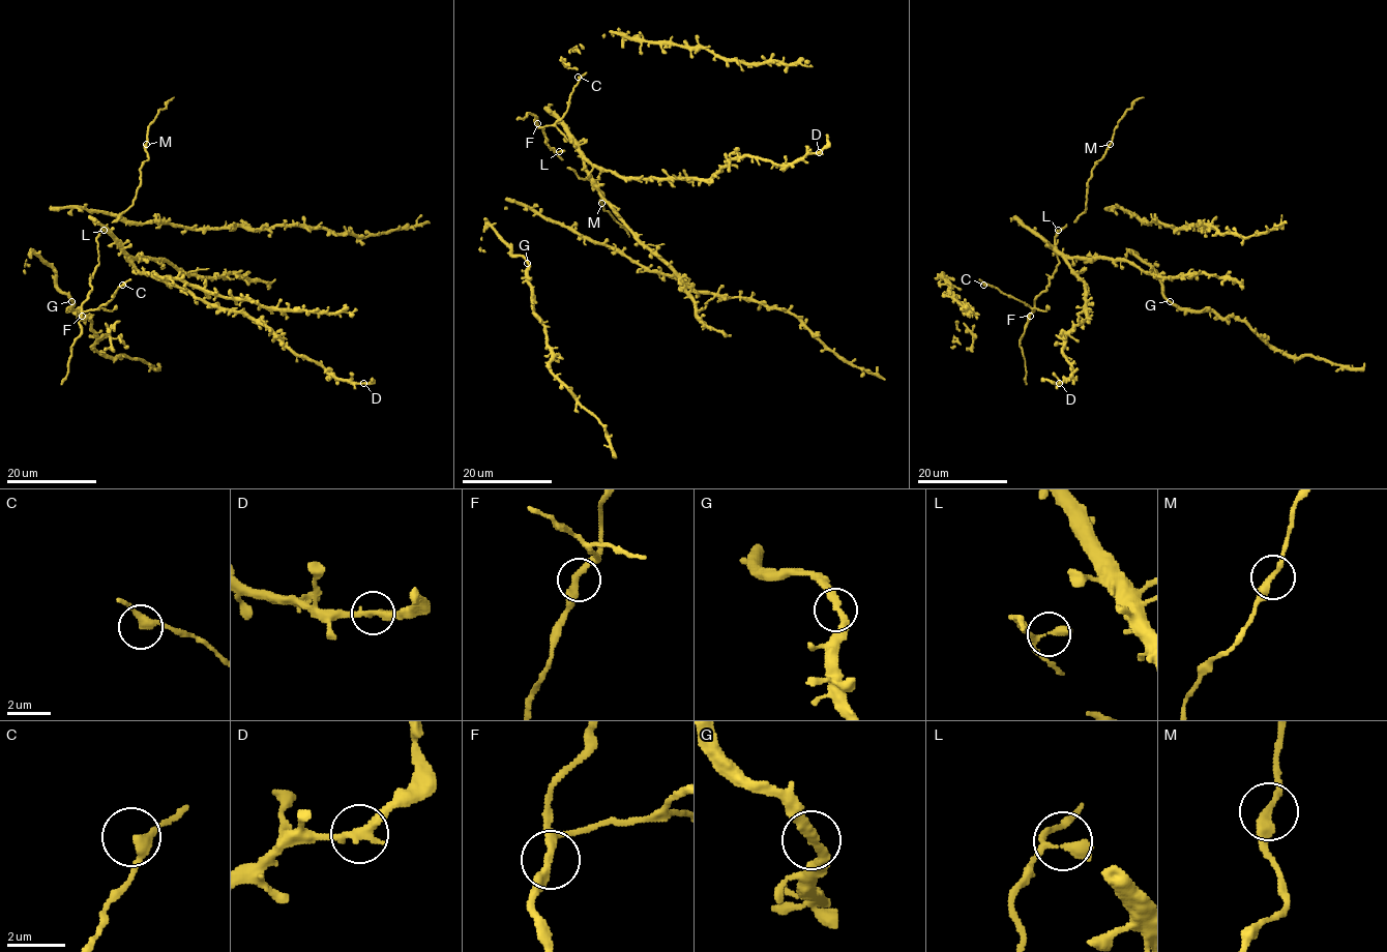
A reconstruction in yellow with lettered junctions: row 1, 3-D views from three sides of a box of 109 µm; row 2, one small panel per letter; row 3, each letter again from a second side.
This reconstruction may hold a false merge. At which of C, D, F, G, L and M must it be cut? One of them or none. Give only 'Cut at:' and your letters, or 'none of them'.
Cut at: none of them

